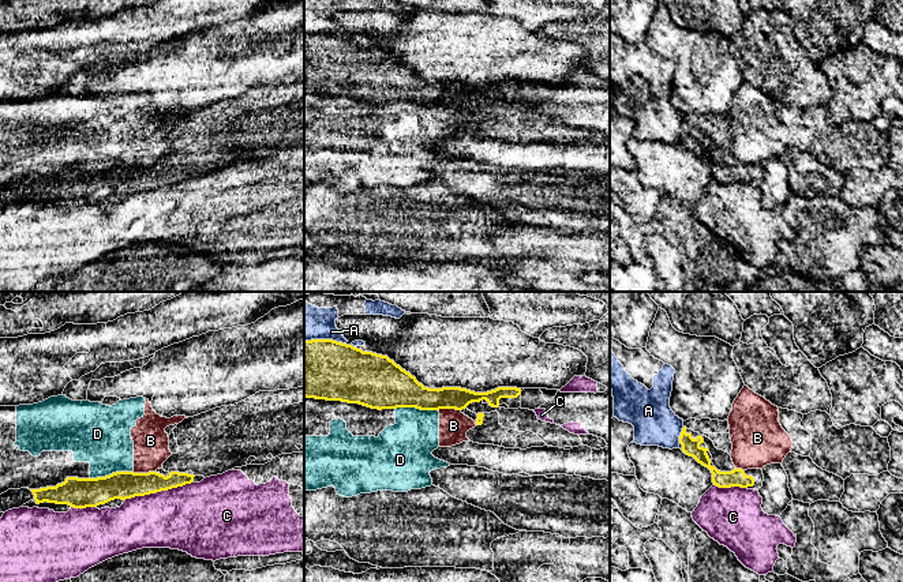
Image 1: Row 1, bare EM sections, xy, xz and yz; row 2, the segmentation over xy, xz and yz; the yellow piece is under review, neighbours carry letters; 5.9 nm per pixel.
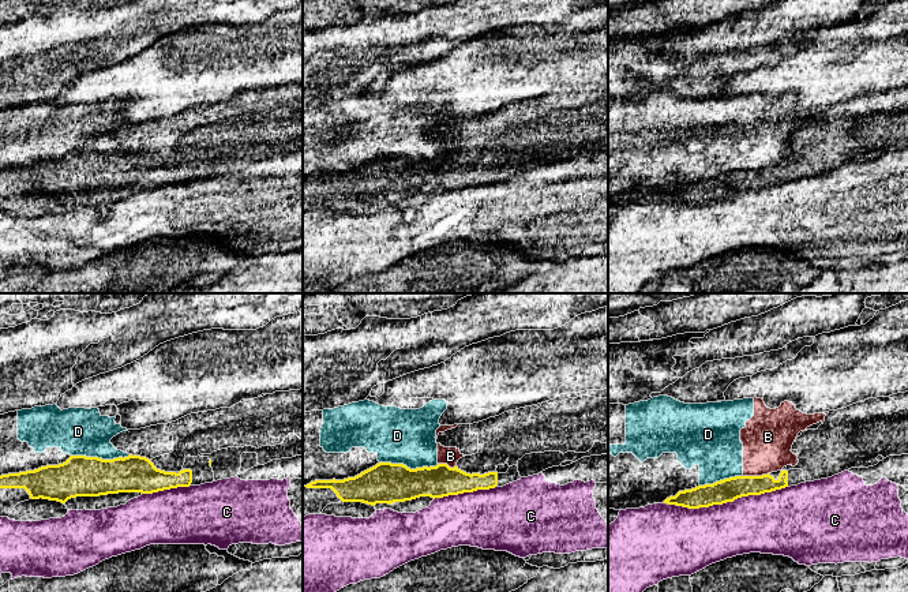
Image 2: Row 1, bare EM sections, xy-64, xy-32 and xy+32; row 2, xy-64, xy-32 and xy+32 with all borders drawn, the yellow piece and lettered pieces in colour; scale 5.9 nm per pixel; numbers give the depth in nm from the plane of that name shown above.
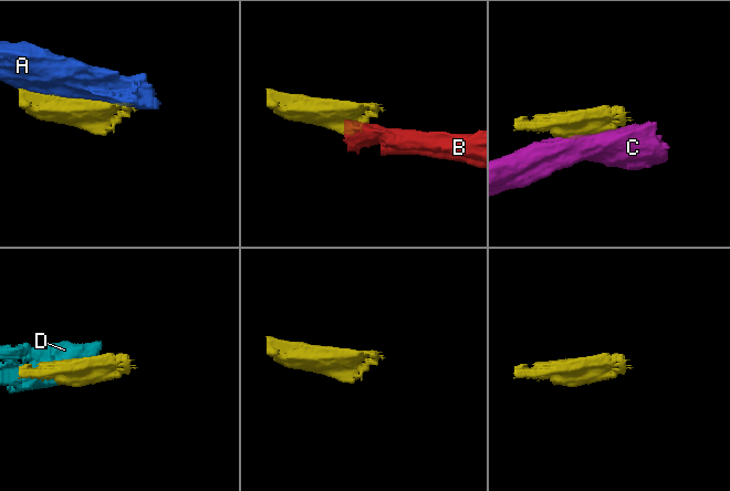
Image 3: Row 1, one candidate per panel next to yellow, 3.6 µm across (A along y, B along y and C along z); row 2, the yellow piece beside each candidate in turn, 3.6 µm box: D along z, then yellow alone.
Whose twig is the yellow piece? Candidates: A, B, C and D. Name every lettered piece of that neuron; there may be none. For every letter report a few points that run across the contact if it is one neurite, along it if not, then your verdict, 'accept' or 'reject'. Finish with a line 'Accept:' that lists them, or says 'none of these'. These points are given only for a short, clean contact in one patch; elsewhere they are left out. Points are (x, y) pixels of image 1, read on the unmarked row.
A: reject
B: reject
C: reject
D: reject
Accept: none of these

